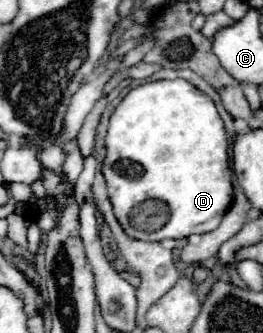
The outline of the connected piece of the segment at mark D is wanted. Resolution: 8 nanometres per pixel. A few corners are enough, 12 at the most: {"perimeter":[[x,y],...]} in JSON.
{"perimeter":[[130,89],[102,173],[140,241],[214,231],[234,189],[214,101]]}

